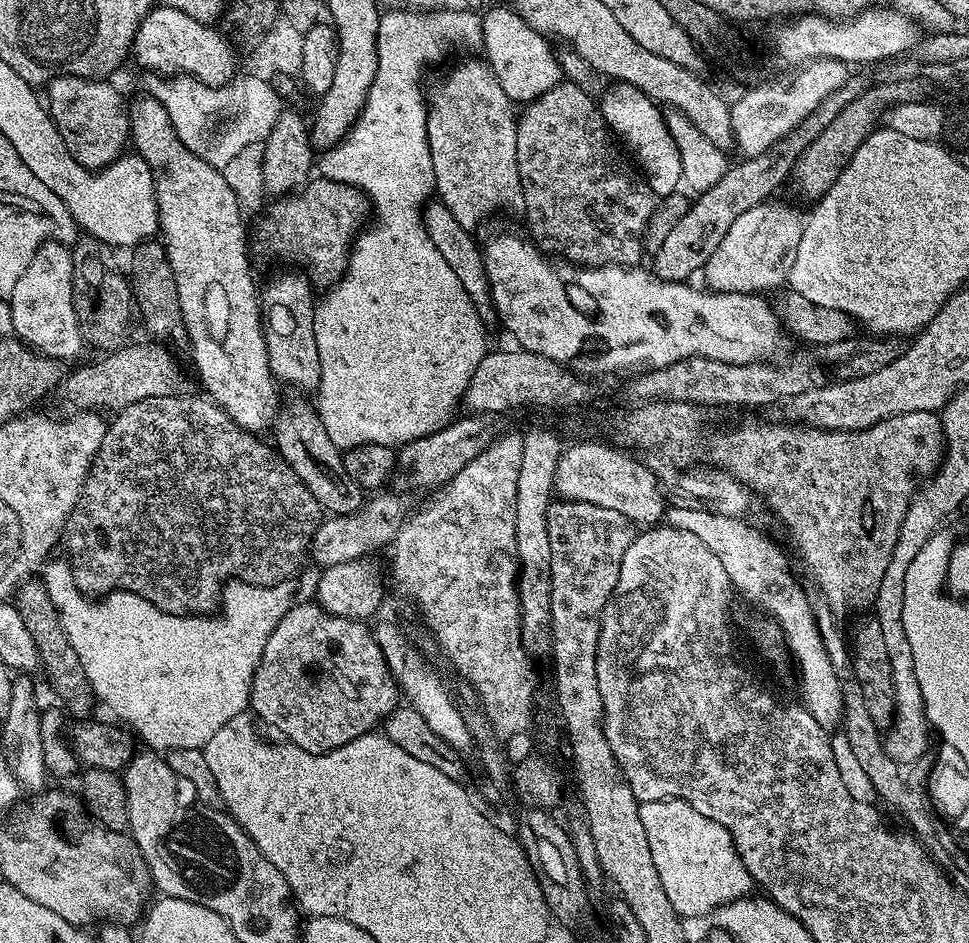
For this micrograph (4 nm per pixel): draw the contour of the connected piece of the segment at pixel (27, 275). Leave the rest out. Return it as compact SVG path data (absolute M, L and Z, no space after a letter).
M48 240L30 258L30 266L14 282L10 297L12 331L15 339L23 340L29 348L35 348L43 356L52 356L68 362L82 349L80 323L74 314L72 297L72 254L69 245Z

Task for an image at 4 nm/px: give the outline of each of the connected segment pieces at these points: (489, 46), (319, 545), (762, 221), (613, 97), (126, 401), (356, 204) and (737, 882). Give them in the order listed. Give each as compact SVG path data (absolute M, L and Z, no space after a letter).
M511 11L492 12L483 17L483 51L488 51L486 62L492 67L502 90L506 90L513 102L531 102L537 100L546 90L561 83L562 71L557 53L548 48L539 48L536 44L520 44L522 24Z
M376 494L376 496L364 503L356 512L351 512L348 516L329 515L327 518L321 519L320 524L316 527L316 532L312 535L312 543L310 545L310 556L313 556L316 561L323 565L324 568L329 568L335 564L341 564L347 560L359 560L367 557L368 552L374 552L383 544L391 545L395 541L398 530L402 527L405 520L410 515L410 507L408 508L408 500L404 496L380 496L384 494Z
M765 202L758 204L744 214L739 215L726 236L714 250L713 256L702 269L703 283L713 292L751 292L768 294L771 288L785 287L788 275L794 266L794 258L798 258L798 242L804 240L805 217L792 204L774 204Z
M620 82L614 87L617 88L610 89L605 94L604 100L599 101L600 113L604 116L613 137L627 149L630 156L632 151L631 159L638 165L639 171L648 181L654 195L657 198L670 195L681 187L682 161L678 146L675 145L674 138L671 137L670 130L667 128L665 113L660 112L661 105L642 90L629 84Z
M160 342L148 344L125 343L123 346L107 353L97 364L84 364L65 375L58 388L59 394L65 396L80 410L119 410L142 398L155 396L182 396L193 391L186 373L180 369L171 347Z
M312 178L295 194L281 196L271 203L259 217L261 246L276 256L300 260L299 267L306 270L313 285L335 284L348 266L352 241L360 235L369 219L368 197L349 184L335 184L332 180Z
M685 800L648 802L652 808L646 807L645 803L640 804L642 825L646 830L646 838L649 839L650 854L653 855L662 888L679 917L707 917L713 908L728 904L731 900L739 900L753 891L752 875L737 854L730 834L722 826L718 826L718 822L706 818L706 814L698 814L698 810L694 810L694 806L690 806Z

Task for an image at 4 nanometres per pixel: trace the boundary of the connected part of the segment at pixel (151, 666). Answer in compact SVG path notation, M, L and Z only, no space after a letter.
M231 579L222 589L224 616L179 616L154 606L154 602L142 598L137 592L110 592L99 599L103 604L122 604L120 626L114 628L114 632L104 634L102 640L90 644L90 648L80 650L78 658L86 670L95 699L99 703L101 700L121 725L131 729L139 739L141 736L149 749L203 749L230 718L241 715L249 707L254 670L262 658L262 650L266 650L274 626L278 626L292 609L296 592L297 585L291 579L279 580L277 584L248 584L245 580Z

